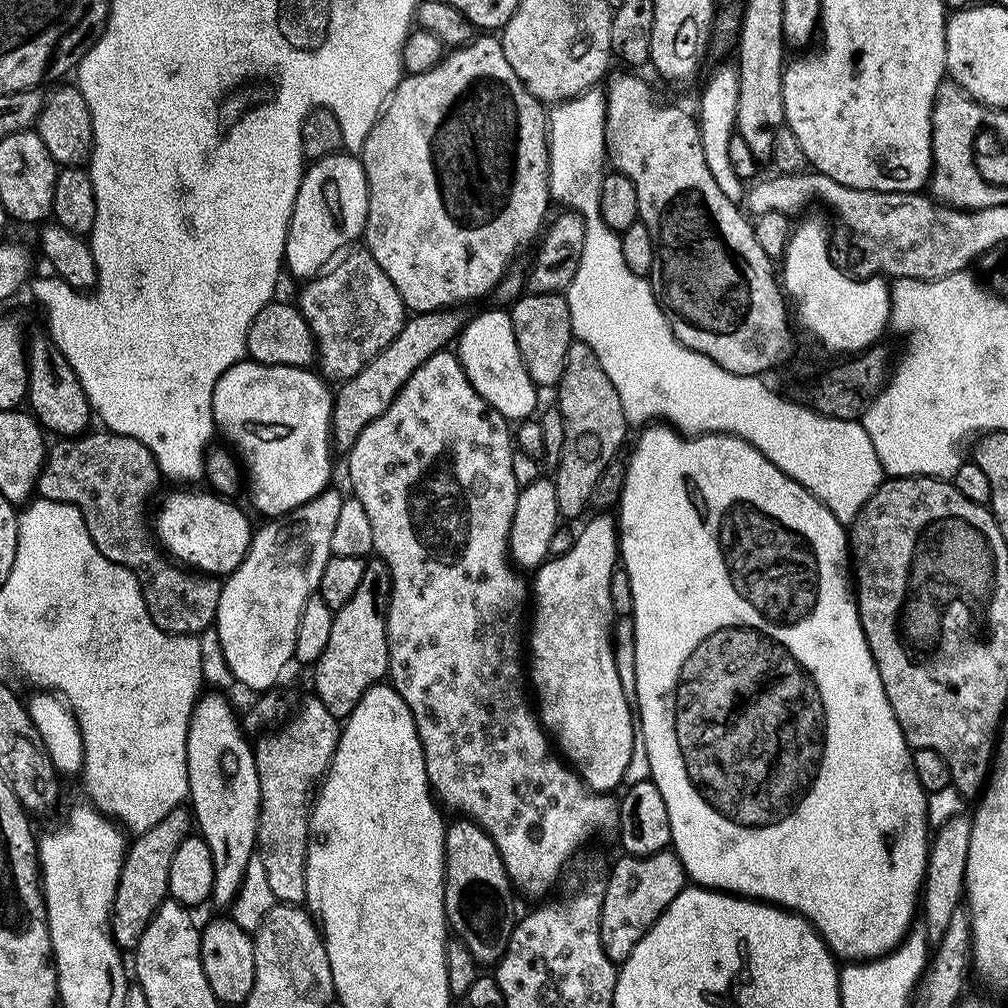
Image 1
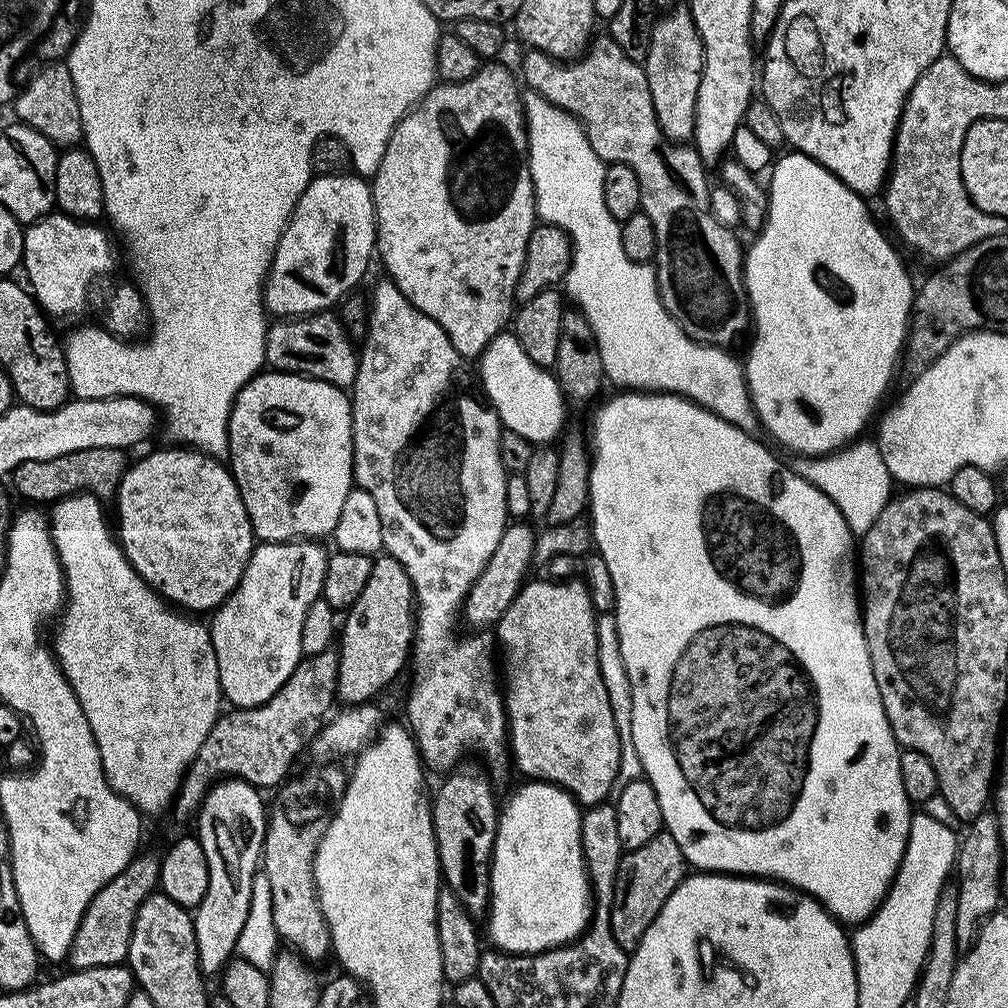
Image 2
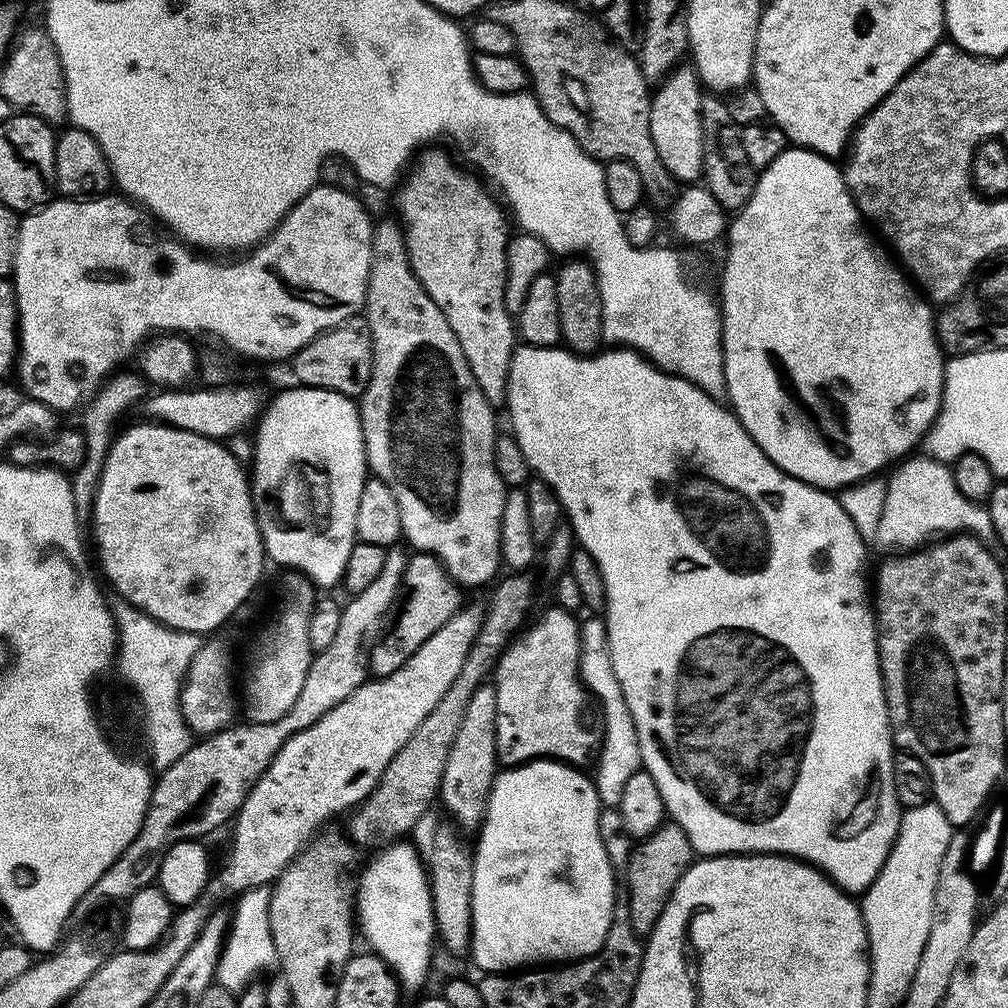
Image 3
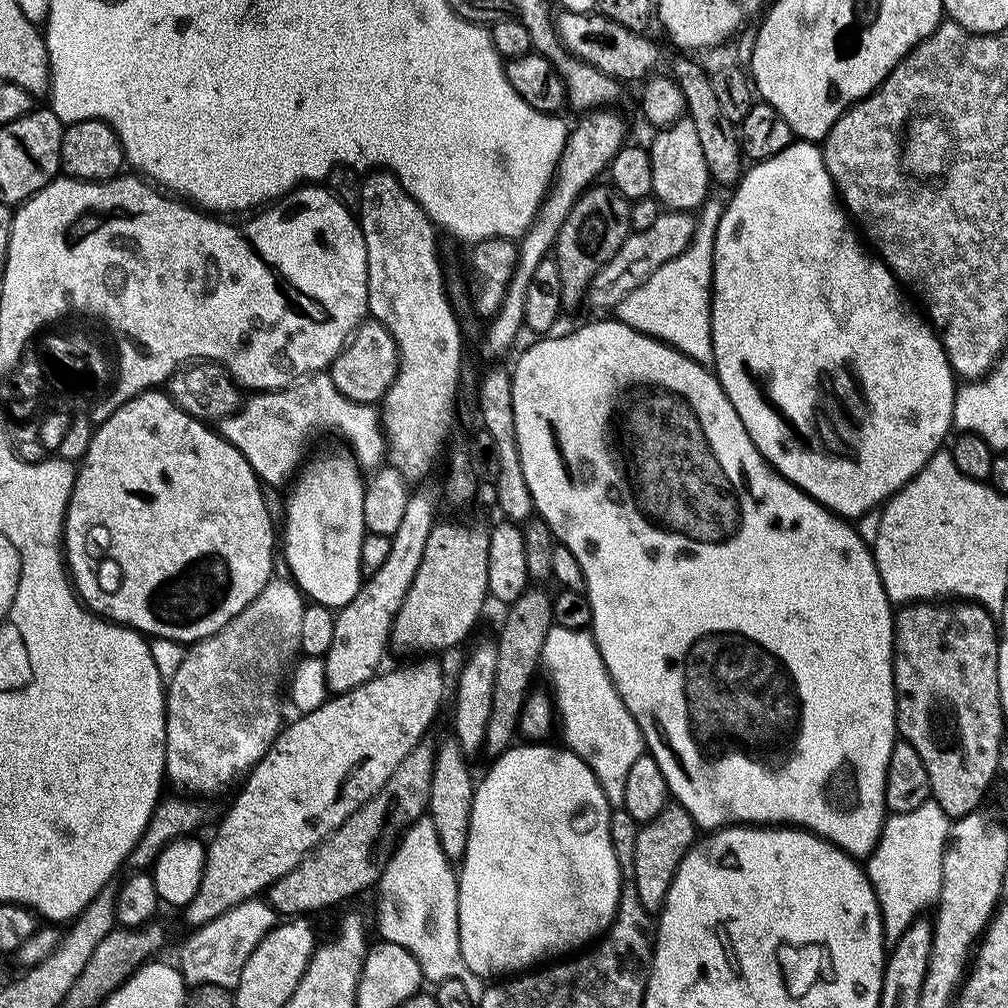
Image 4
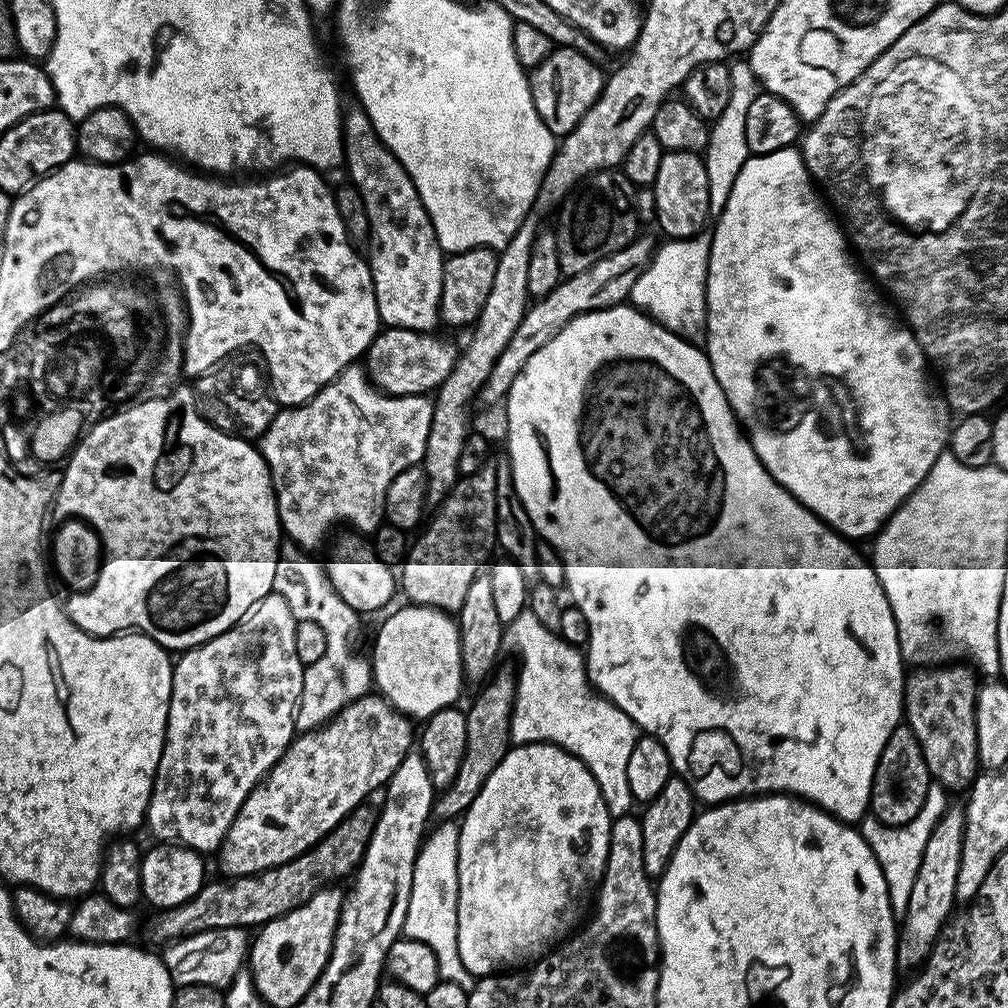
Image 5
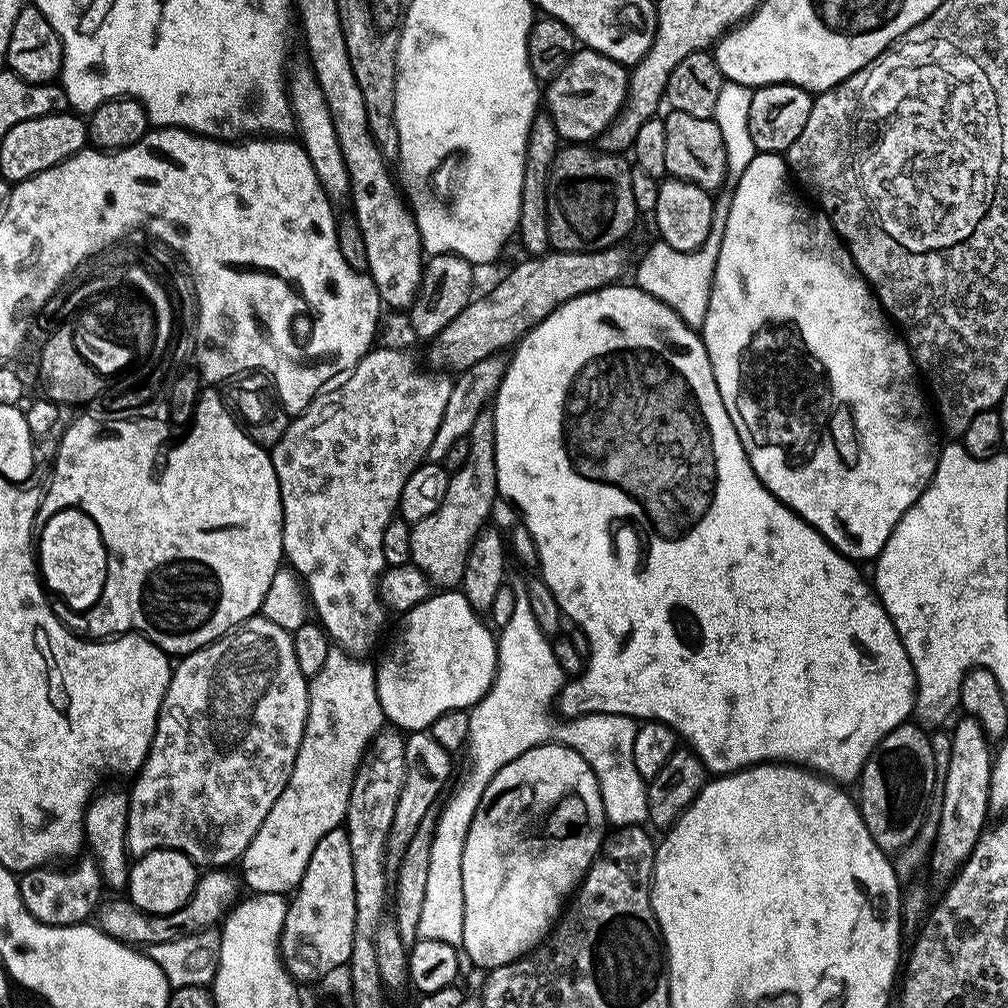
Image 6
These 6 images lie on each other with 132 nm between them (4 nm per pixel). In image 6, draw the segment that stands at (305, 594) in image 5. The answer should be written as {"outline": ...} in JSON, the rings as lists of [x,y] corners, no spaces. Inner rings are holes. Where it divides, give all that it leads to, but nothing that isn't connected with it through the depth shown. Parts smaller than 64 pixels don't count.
{"outline":[[[329,647],[325,665],[316,676],[309,679],[307,724],[290,778],[238,862],[239,869],[242,868],[241,881],[247,889],[250,888],[248,890],[251,893],[285,895],[299,887],[314,847],[323,835],[343,825],[356,769],[371,739],[383,729],[385,722],[381,703],[378,702],[375,667],[366,663],[365,659],[351,656],[338,647]]]}

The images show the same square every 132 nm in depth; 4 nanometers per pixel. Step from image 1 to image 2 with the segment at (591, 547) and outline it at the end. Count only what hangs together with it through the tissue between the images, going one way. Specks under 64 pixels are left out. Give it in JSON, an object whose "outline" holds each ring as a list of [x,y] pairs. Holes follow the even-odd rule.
{"outline":[[[529,579],[494,628],[499,647],[500,644],[504,647],[502,680],[506,685],[504,711],[508,714],[510,756],[515,771],[517,768],[524,778],[557,784],[570,792],[581,806],[602,804],[613,795],[614,778],[618,778],[620,735],[598,666],[598,613],[590,602],[583,579],[543,579]]]}

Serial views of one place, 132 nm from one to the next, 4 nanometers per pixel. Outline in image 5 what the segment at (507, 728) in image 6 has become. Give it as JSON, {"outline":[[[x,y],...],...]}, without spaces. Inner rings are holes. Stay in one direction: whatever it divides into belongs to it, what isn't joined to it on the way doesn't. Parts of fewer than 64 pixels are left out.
{"outline":[[[522,611],[506,624],[506,644],[520,655],[520,668],[516,672],[516,697],[510,722],[512,744],[557,744],[563,752],[582,761],[590,770],[594,782],[604,799],[608,815],[615,818],[633,811],[634,801],[630,794],[630,782],[626,778],[626,765],[638,739],[636,723],[618,706],[600,695],[588,680],[588,665],[583,651],[575,644],[568,644],[559,632],[546,630],[530,611]],[[440,826],[437,832],[429,831],[414,866],[414,882],[410,890],[410,910],[406,910],[406,922],[403,935],[410,940],[426,942],[438,958],[440,979],[462,986],[462,990],[471,992],[477,977],[462,966],[458,954],[458,842],[460,829],[456,826]]]}

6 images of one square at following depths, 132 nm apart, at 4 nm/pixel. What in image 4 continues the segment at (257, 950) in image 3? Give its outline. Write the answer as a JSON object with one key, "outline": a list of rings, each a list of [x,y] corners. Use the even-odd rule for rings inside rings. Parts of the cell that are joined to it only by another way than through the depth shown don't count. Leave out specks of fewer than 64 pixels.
{"outline":[[[253,898],[214,918],[214,922],[195,929],[191,933],[193,936],[180,948],[178,967],[185,985],[213,984],[234,990],[241,978],[242,966],[249,960],[258,942],[277,922],[278,914],[271,905],[263,899]]]}

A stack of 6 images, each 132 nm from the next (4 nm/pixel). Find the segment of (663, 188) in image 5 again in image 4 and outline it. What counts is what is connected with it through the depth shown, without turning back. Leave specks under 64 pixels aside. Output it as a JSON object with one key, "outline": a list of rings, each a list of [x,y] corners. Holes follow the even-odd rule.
{"outline":[[[685,118],[674,122],[669,128],[659,129],[655,135],[648,148],[650,166],[654,166],[652,196],[665,209],[674,212],[699,209],[709,199],[710,177],[706,158],[702,155],[702,145],[698,143],[698,130],[694,130],[694,122]]]}

